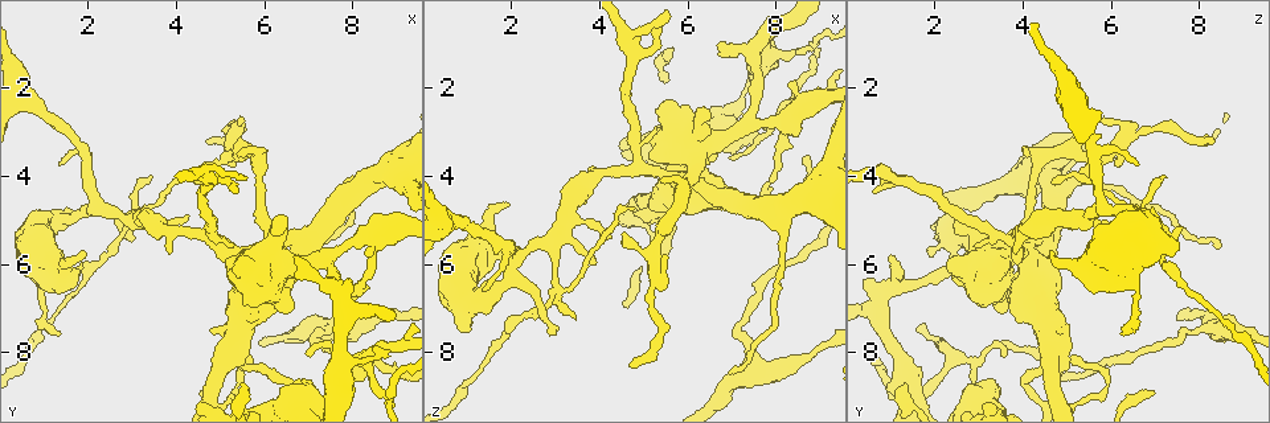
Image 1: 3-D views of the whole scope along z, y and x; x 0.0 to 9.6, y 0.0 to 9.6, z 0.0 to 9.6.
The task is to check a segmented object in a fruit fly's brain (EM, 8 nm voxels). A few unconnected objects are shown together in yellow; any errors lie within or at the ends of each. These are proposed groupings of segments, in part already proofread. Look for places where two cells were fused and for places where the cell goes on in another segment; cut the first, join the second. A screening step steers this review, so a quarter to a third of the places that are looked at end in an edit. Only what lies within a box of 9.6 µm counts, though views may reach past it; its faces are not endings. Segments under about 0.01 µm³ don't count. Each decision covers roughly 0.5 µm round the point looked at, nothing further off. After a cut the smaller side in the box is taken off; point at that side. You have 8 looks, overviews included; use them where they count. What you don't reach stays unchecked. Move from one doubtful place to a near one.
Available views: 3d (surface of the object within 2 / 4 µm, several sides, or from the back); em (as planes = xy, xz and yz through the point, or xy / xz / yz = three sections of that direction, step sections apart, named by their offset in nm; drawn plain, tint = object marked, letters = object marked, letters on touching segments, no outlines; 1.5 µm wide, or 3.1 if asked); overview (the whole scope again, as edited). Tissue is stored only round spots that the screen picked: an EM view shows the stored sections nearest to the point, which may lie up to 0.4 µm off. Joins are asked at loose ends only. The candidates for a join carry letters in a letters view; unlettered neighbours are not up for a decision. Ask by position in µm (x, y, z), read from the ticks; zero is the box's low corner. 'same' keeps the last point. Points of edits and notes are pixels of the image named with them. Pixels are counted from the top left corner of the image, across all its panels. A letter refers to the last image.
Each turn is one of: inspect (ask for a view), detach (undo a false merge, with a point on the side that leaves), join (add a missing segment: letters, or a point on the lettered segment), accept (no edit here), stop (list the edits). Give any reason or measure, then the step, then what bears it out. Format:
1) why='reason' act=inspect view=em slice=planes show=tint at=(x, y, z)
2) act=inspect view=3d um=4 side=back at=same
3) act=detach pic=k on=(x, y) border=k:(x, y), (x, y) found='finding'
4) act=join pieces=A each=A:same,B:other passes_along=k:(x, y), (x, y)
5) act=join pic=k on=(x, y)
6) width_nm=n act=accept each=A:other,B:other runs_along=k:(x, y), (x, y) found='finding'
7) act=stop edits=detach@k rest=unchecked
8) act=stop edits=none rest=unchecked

why='thin end' act=inspect view=3d um=4 at=(6.90, 5.55, 8.50)

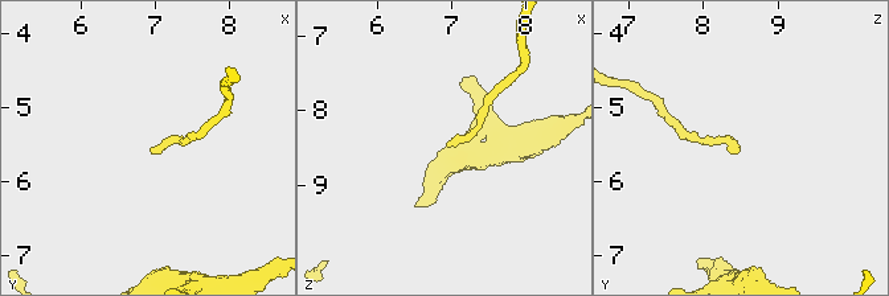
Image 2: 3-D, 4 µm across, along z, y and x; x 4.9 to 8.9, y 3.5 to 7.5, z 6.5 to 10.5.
act=inspect view=em slice=planes show=letters at=(6.95, 5.60, 8.50)

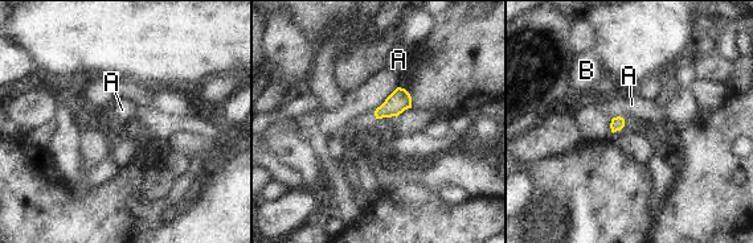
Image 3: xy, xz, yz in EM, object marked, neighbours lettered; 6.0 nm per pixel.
width_nm=80 act=accept each=A:other,B:other border=3:(623, 118), (614, 116), (612, 119) found='no lettered segment goes on from it'

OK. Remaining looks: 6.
why='thin end' act=inspect view=3d um=4 at=(6.90, 8.00, 3.55)

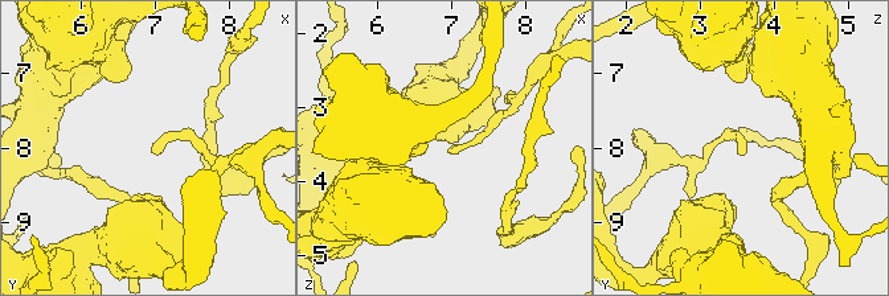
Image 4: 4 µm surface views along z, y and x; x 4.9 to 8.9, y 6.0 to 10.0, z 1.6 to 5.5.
act=inspect view=em slice=planes show=letters at=(6.95, 8.00, 3.60)

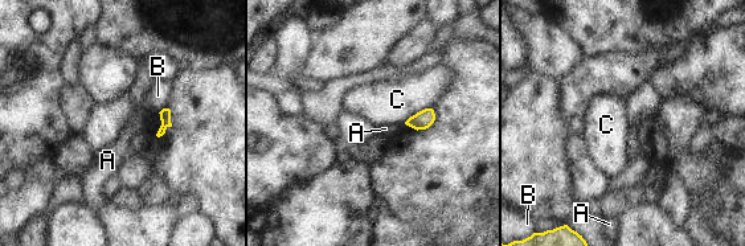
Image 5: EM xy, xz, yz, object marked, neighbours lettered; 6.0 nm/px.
act=accept each=A:other,B:other,C:other border=5:(432, 107), (417, 111), (404, 123) found='none of them fits'

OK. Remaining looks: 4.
why='free end' act=inspect view=em slice=yz step=8 show=tint at=(8.45, 5.85, 1.85)

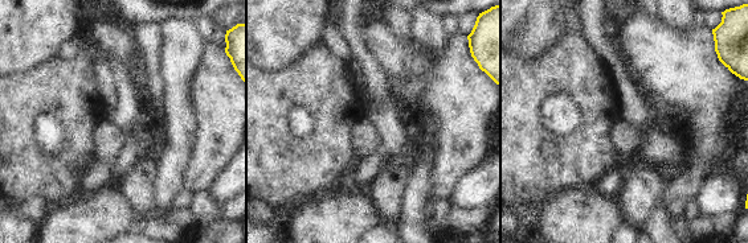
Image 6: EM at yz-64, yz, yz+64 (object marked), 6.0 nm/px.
why='another direction' act=inspect view=em slice=planes show=letters at=same

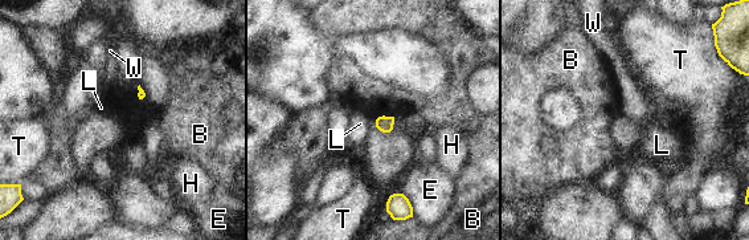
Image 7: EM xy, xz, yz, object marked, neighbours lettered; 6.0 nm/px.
act=accept each=B:other,E:other,H:other,L:other,T:other,W:other border=7:(395, 117), (380, 116), (376, 120) found='none of them fits'

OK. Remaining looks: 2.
act=stop edits=none rest=unchecked

